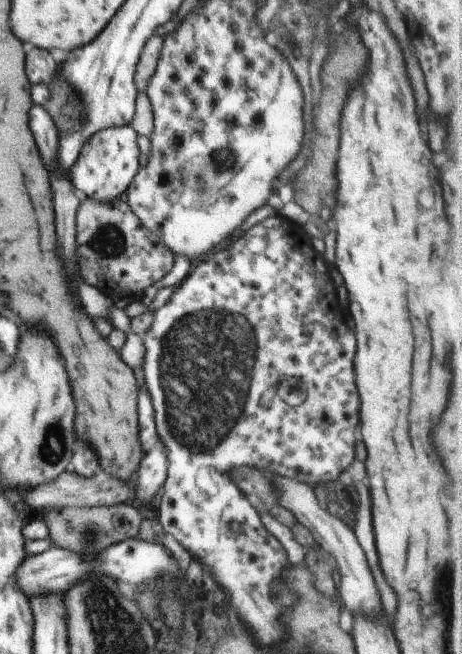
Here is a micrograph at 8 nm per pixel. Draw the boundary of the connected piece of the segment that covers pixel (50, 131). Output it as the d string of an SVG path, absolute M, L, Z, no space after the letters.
M33 106L28 114L30 114L30 130L36 138L36 144L44 158L44 164L48 168L56 168L54 166L54 150L56 150L56 160L58 160L59 132L54 126L50 114L44 107L38 106Z

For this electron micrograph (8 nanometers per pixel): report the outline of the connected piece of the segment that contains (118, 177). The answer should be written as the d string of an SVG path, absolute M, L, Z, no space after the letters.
M132 125L110 127L96 132L80 150L78 160L70 168L72 184L83 197L93 198L96 202L112 202L124 198L127 188L132 184L140 168L140 149L138 133Z

